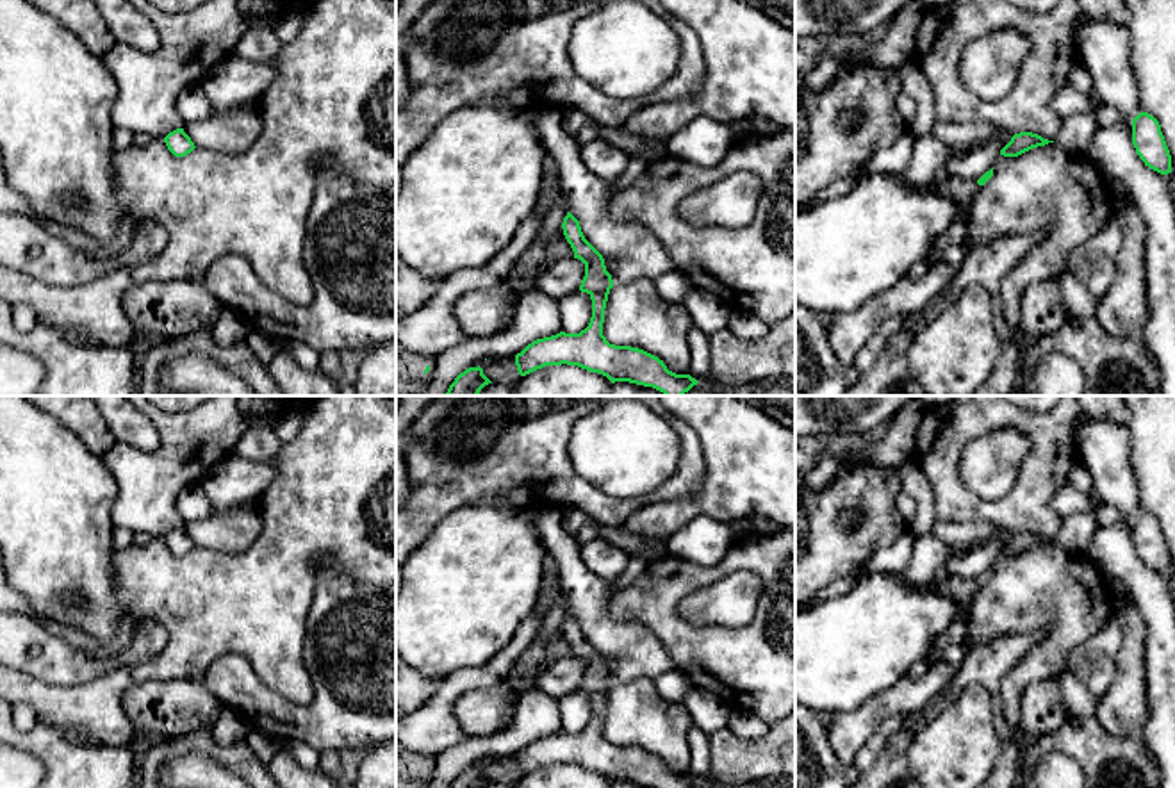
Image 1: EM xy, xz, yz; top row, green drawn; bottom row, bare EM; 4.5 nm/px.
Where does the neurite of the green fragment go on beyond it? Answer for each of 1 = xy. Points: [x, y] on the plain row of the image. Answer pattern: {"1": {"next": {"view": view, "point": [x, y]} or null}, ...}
{"1": {"next": null}}

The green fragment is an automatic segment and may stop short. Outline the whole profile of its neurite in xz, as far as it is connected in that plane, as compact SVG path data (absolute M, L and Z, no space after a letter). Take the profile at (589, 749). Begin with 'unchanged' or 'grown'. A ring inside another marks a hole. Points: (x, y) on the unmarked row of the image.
unchanged; M567 612L562 622L563 635L574 651L574 658L585 663L579 690L592 699L592 717L579 733L560 731L537 738L515 754L521 776L546 765L578 765L606 776L612 783L629 781L653 788L692 788L699 781L690 774L676 774L658 756L631 745L615 745L603 735L604 708L612 674L606 670L603 654L585 638L579 620Z

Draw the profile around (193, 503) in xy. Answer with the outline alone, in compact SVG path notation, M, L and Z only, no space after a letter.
M191 485L180 494L177 510L185 522L194 522L209 517L214 506L200 485Z

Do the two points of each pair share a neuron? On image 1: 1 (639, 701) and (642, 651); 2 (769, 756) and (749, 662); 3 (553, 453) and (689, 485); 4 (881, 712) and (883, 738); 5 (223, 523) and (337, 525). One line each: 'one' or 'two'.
1: two
2: two
3: one
4: two
5: two

